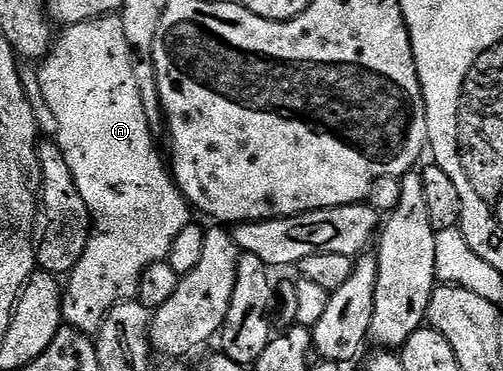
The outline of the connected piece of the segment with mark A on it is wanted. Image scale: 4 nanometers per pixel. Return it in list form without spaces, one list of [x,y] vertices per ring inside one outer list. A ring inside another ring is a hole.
[[[119,17],[95,18],[69,26],[63,33],[61,38],[59,35],[53,41],[52,49],[39,63],[38,71],[43,95],[58,120],[54,141],[70,167],[70,176],[74,176],[78,192],[82,192],[82,200],[86,200],[92,231],[88,235],[86,252],[82,252],[82,260],[78,260],[72,273],[67,275],[62,312],[67,325],[95,336],[110,308],[135,299],[142,272],[146,272],[150,264],[167,259],[170,244],[174,244],[178,232],[193,221],[194,210],[188,205],[184,193],[176,187],[165,159],[164,162],[160,159],[157,139],[142,109],[134,68],[130,68],[130,48]]]

